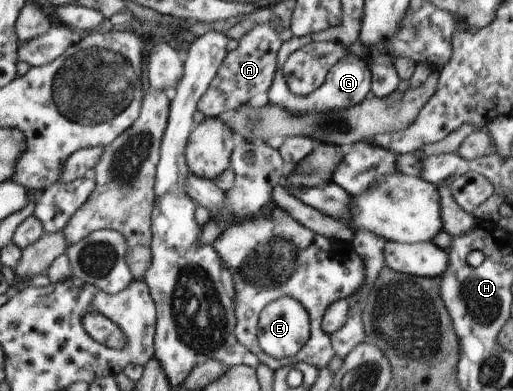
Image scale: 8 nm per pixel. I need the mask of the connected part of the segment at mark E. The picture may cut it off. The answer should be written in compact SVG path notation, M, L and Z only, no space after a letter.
M279 297L264 306L257 321L257 343L271 358L298 353L309 340L309 314L295 298Z

